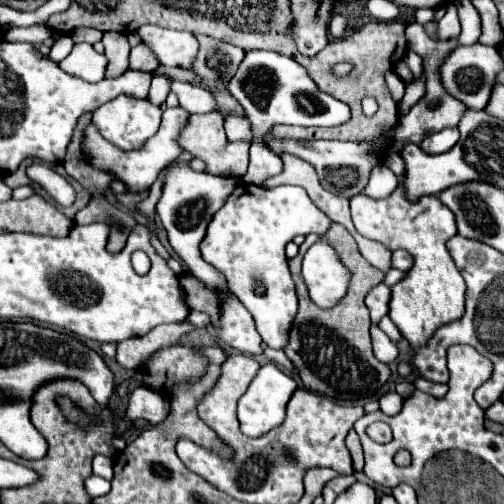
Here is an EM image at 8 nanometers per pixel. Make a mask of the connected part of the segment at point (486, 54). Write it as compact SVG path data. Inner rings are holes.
M481 43L469 47L457 47L445 57L445 83L451 83L451 95L461 99L467 109L485 109L495 75L503 69L503 59L495 47L485 47Z

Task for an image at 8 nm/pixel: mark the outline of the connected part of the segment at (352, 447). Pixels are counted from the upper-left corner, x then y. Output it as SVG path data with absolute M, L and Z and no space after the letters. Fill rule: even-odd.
M354 429L349 431L345 443L351 459L353 459L353 467L355 467L355 469L363 469L363 449L361 449L359 436Z

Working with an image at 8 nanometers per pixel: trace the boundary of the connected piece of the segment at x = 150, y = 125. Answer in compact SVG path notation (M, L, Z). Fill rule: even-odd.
M119 95L93 111L93 125L115 147L119 147L123 151L133 151L133 149L139 149L149 137L153 137L157 133L159 123L161 123L161 113L163 111L159 107L155 107L153 103L149 103L147 99Z

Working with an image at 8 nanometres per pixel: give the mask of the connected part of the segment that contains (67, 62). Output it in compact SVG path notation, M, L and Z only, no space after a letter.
M77 43L69 57L61 61L61 69L69 75L75 75L87 83L99 83L105 79L107 57L97 53L89 43Z

